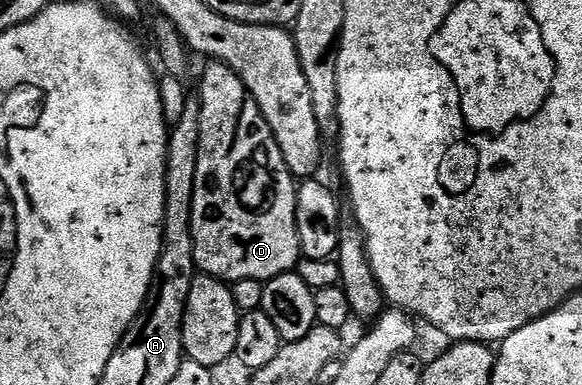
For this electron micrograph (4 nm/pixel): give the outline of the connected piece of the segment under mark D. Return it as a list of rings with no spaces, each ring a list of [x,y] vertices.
[[[208,60],[203,69],[203,78],[199,81],[197,96],[201,99],[201,115],[199,126],[201,127],[201,143],[197,151],[197,183],[193,191],[193,219],[191,230],[193,231],[193,251],[195,252],[195,264],[200,274],[208,277],[217,277],[220,281],[234,283],[241,279],[253,279],[254,281],[269,282],[283,273],[292,272],[301,260],[299,251],[299,236],[297,235],[297,223],[295,222],[295,199],[297,196],[297,181],[291,176],[289,167],[281,155],[281,147],[277,147],[277,139],[269,127],[269,123],[261,115],[257,103],[252,99],[251,93],[245,87],[245,83],[224,61]]]

